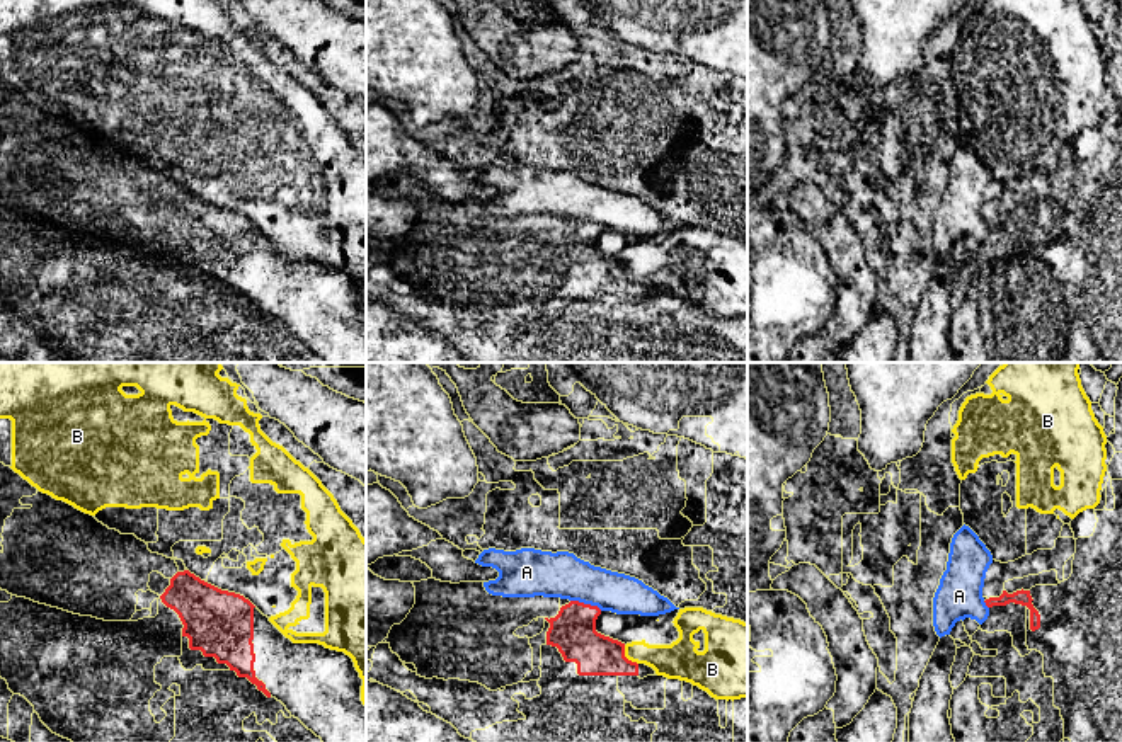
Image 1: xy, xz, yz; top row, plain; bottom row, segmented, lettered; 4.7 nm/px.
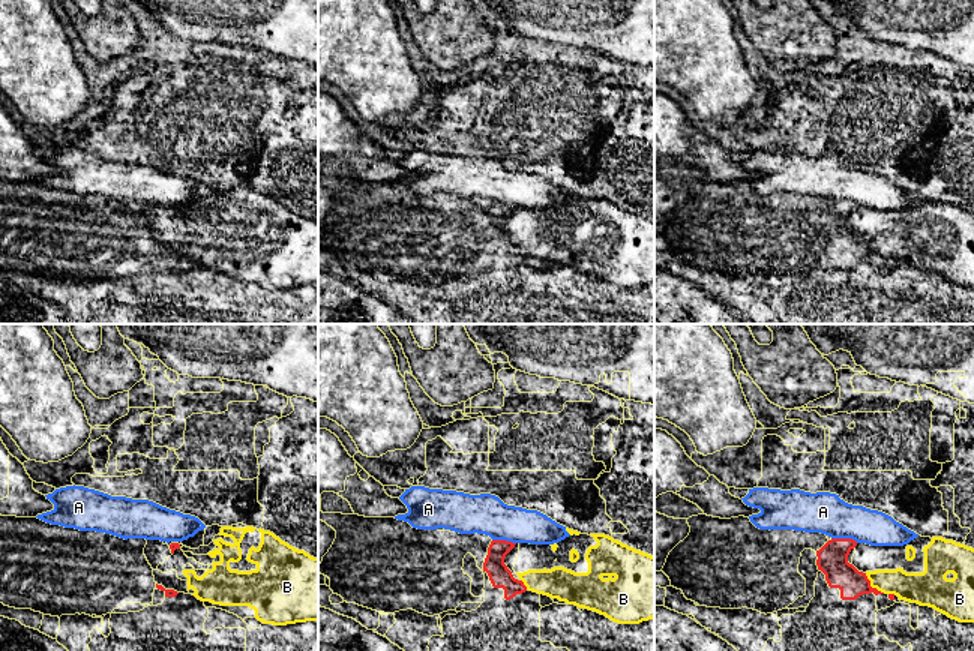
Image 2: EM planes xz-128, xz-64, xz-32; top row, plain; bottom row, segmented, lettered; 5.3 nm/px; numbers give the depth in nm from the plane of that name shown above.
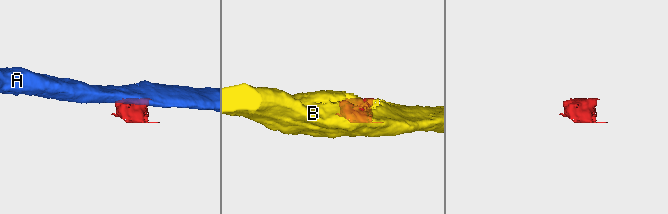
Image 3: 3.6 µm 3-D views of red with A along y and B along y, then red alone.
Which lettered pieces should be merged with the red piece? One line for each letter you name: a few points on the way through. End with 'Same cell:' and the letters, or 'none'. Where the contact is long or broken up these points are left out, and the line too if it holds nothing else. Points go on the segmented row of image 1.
Same cell: none

